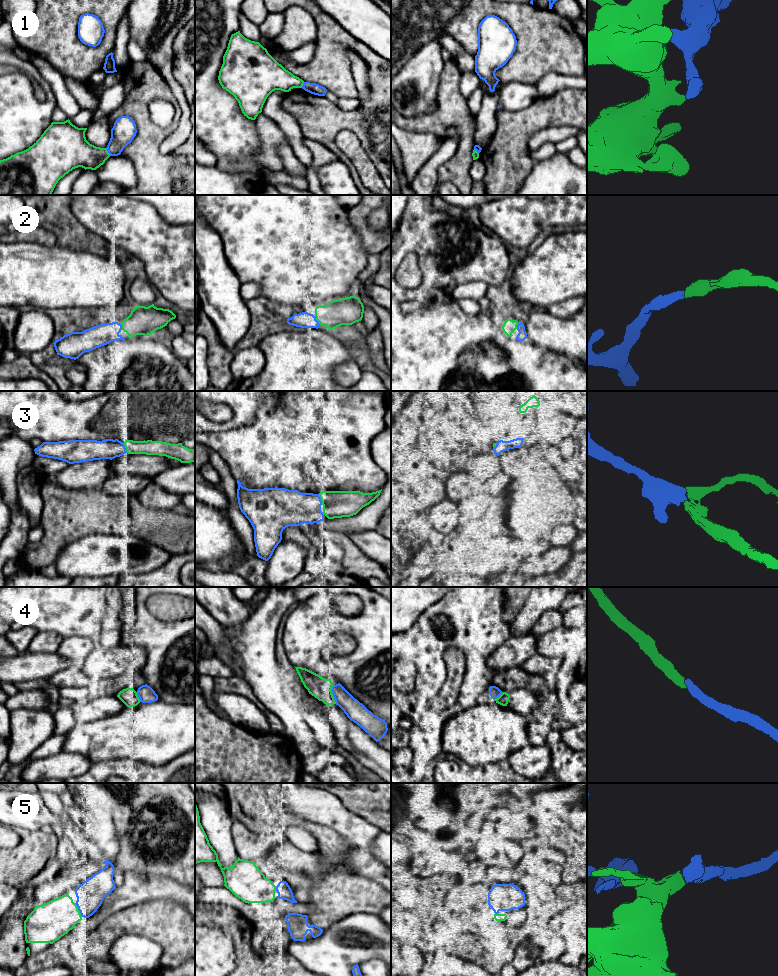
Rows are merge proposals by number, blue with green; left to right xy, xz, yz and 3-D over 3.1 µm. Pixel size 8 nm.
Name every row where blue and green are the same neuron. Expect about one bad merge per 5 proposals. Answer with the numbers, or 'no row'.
2, 3, 4, 5

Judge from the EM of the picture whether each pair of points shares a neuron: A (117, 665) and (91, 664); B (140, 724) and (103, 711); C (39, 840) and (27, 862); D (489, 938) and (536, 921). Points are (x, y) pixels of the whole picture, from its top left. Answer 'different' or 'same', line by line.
A: same
B: different
C: same
D: same

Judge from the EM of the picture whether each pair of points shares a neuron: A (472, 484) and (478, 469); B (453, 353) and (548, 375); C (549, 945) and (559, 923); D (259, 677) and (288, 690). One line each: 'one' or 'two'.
A: two
B: one
C: two
D: two

